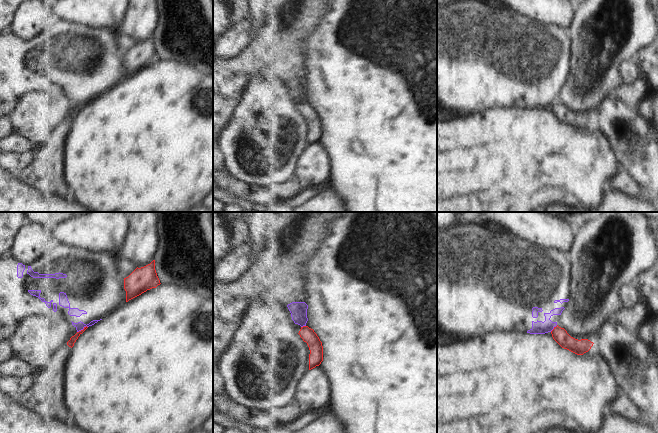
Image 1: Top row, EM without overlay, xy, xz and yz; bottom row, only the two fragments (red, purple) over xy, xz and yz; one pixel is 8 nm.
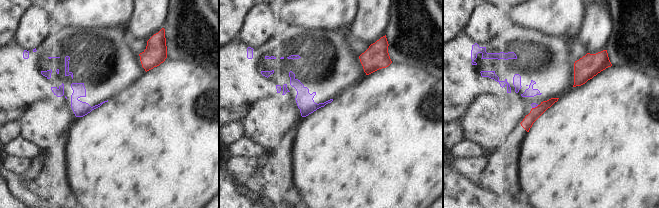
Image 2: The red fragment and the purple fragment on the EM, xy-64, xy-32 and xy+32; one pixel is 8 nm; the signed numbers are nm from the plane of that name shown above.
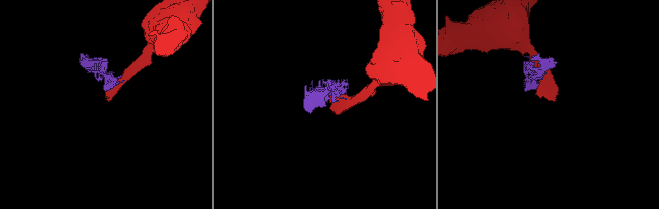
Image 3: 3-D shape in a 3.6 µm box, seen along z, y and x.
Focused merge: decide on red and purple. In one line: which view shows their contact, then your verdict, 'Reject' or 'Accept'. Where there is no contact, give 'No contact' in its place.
Touches red in xy. Reject

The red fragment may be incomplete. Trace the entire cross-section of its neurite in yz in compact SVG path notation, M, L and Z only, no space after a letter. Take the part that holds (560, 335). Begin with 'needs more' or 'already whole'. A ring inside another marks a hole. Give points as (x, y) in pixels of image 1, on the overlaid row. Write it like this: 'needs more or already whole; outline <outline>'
already whole; outline M558 325L551 331L553 339L564 349L577 355L583 355L593 346L593 342L588 339L575 339L571 337L564 328Z

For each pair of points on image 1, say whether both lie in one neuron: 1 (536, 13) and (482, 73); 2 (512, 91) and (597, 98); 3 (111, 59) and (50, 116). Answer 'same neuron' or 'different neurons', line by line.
1: different neurons
2: different neurons
3: different neurons

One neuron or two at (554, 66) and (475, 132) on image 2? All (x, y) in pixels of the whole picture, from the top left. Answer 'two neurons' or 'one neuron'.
two neurons

